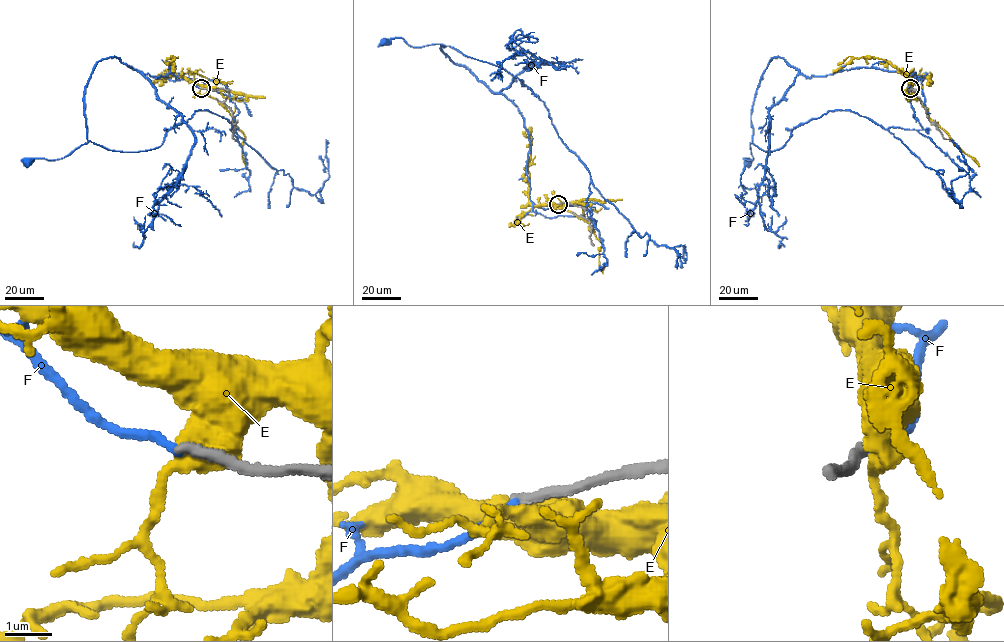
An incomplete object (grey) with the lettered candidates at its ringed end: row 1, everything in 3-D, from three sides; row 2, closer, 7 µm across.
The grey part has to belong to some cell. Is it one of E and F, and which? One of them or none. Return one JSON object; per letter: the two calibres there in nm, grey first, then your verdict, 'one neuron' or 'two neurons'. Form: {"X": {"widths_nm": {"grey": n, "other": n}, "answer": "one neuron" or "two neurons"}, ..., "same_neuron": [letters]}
{"E": {"widths_nm": {"grey": 240, "other": 550}, "answer": "two neurons"}, "F": {"widths_nm": {"grey": 240, "other": 160}, "answer": "two neurons"}, "same_neuron": []}

